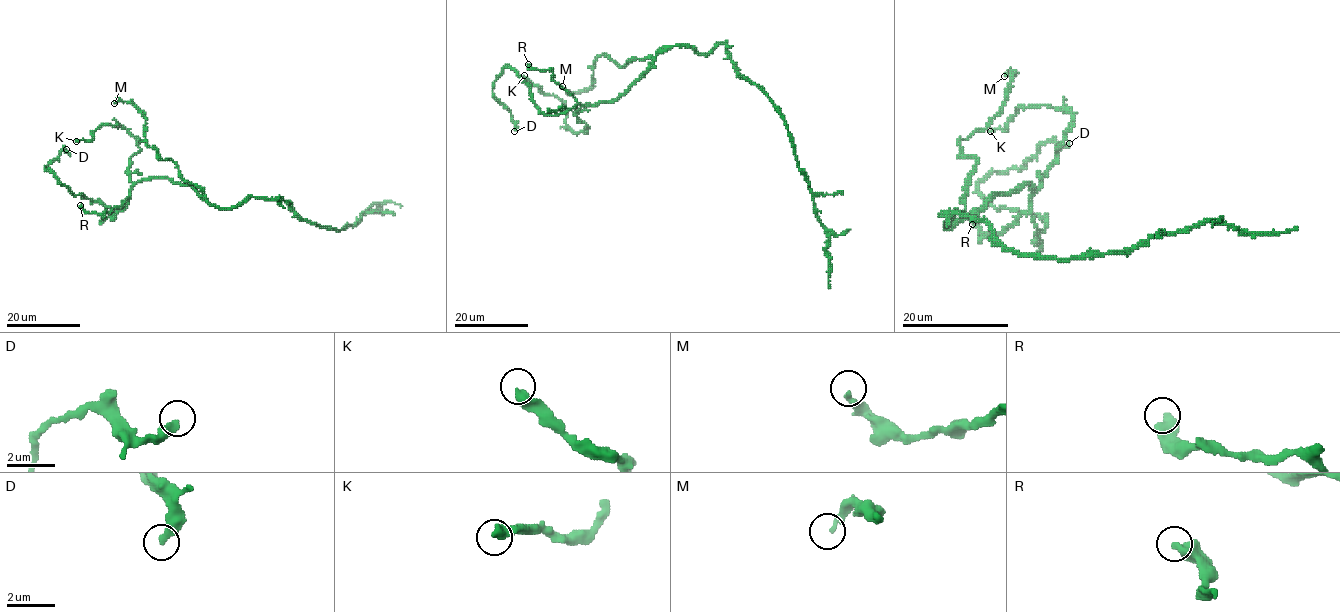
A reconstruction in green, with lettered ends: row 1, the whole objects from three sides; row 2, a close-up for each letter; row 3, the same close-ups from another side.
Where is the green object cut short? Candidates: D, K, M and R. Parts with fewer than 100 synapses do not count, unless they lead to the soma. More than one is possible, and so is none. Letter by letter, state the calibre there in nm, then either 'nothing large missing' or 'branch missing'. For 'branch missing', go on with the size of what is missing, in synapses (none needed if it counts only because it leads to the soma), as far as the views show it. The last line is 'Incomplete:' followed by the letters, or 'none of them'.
D: 360 nm | nothing large missing
K: 400 nm | nothing large missing
M: 240 nm | nothing large missing
R: 550 nm | nothing large missing
Incomplete: none of them

